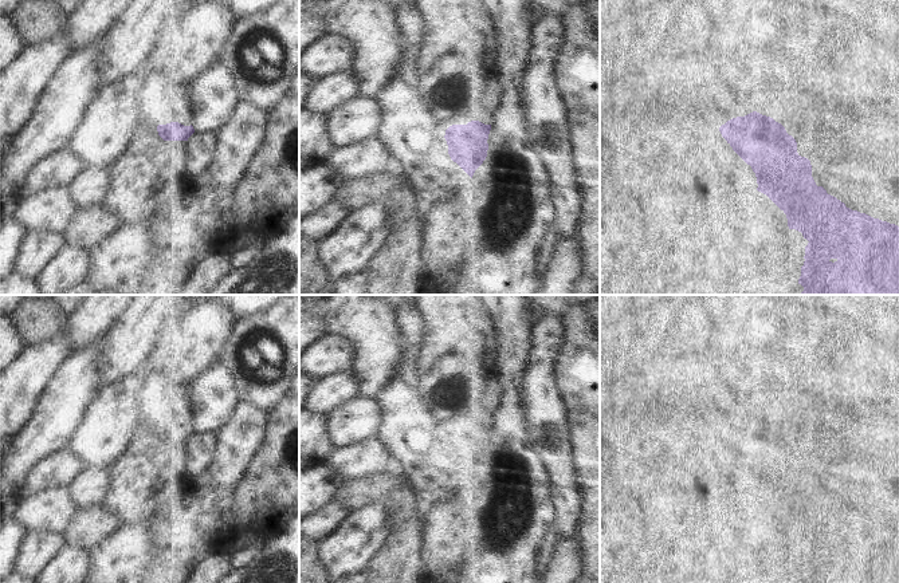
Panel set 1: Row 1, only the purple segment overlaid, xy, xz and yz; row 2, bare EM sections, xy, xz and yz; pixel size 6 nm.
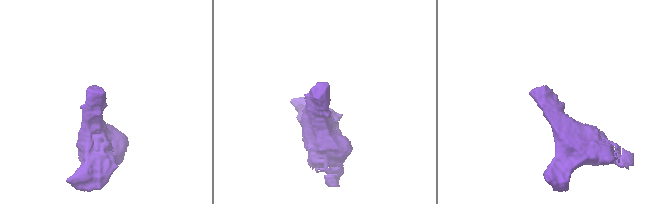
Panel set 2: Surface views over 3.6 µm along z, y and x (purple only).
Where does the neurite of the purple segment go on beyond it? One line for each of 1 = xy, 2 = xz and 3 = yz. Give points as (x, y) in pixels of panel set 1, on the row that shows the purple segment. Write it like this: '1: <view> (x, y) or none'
1: xy (164, 101)
2: xz (485, 115)
3: yz (723, 101)

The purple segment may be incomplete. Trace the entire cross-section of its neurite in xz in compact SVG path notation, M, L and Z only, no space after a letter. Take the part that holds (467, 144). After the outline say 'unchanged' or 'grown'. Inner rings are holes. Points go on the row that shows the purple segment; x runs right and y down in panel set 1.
M491 107L464 111L456 123L445 130L451 159L471 178L487 157L487 139L494 121Z; grown

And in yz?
M668 46L663 48L649 70L663 84L672 86L679 94L686 90L698 94L722 137L751 166L757 177L757 190L766 194L786 214L789 229L801 232L809 241L798 279L804 291L796 295L899 295L899 226L852 210L828 194L823 186L817 186L812 177L810 161L797 153L796 139L781 123L754 110L749 87L729 84L721 64L710 63L698 55L675 55Z; grown

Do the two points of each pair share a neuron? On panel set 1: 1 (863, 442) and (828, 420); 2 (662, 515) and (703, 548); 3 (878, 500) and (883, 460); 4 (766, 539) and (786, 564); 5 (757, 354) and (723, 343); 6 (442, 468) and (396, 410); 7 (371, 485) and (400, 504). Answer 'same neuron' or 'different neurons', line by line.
1: same neuron
2: same neuron
3: different neurons
4: different neurons
5: same neuron
6: same neuron
7: different neurons

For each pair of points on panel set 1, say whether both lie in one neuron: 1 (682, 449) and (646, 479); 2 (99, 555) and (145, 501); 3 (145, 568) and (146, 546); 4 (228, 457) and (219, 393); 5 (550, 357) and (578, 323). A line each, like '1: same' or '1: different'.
1: different
2: different
3: same
4: different
5: different

